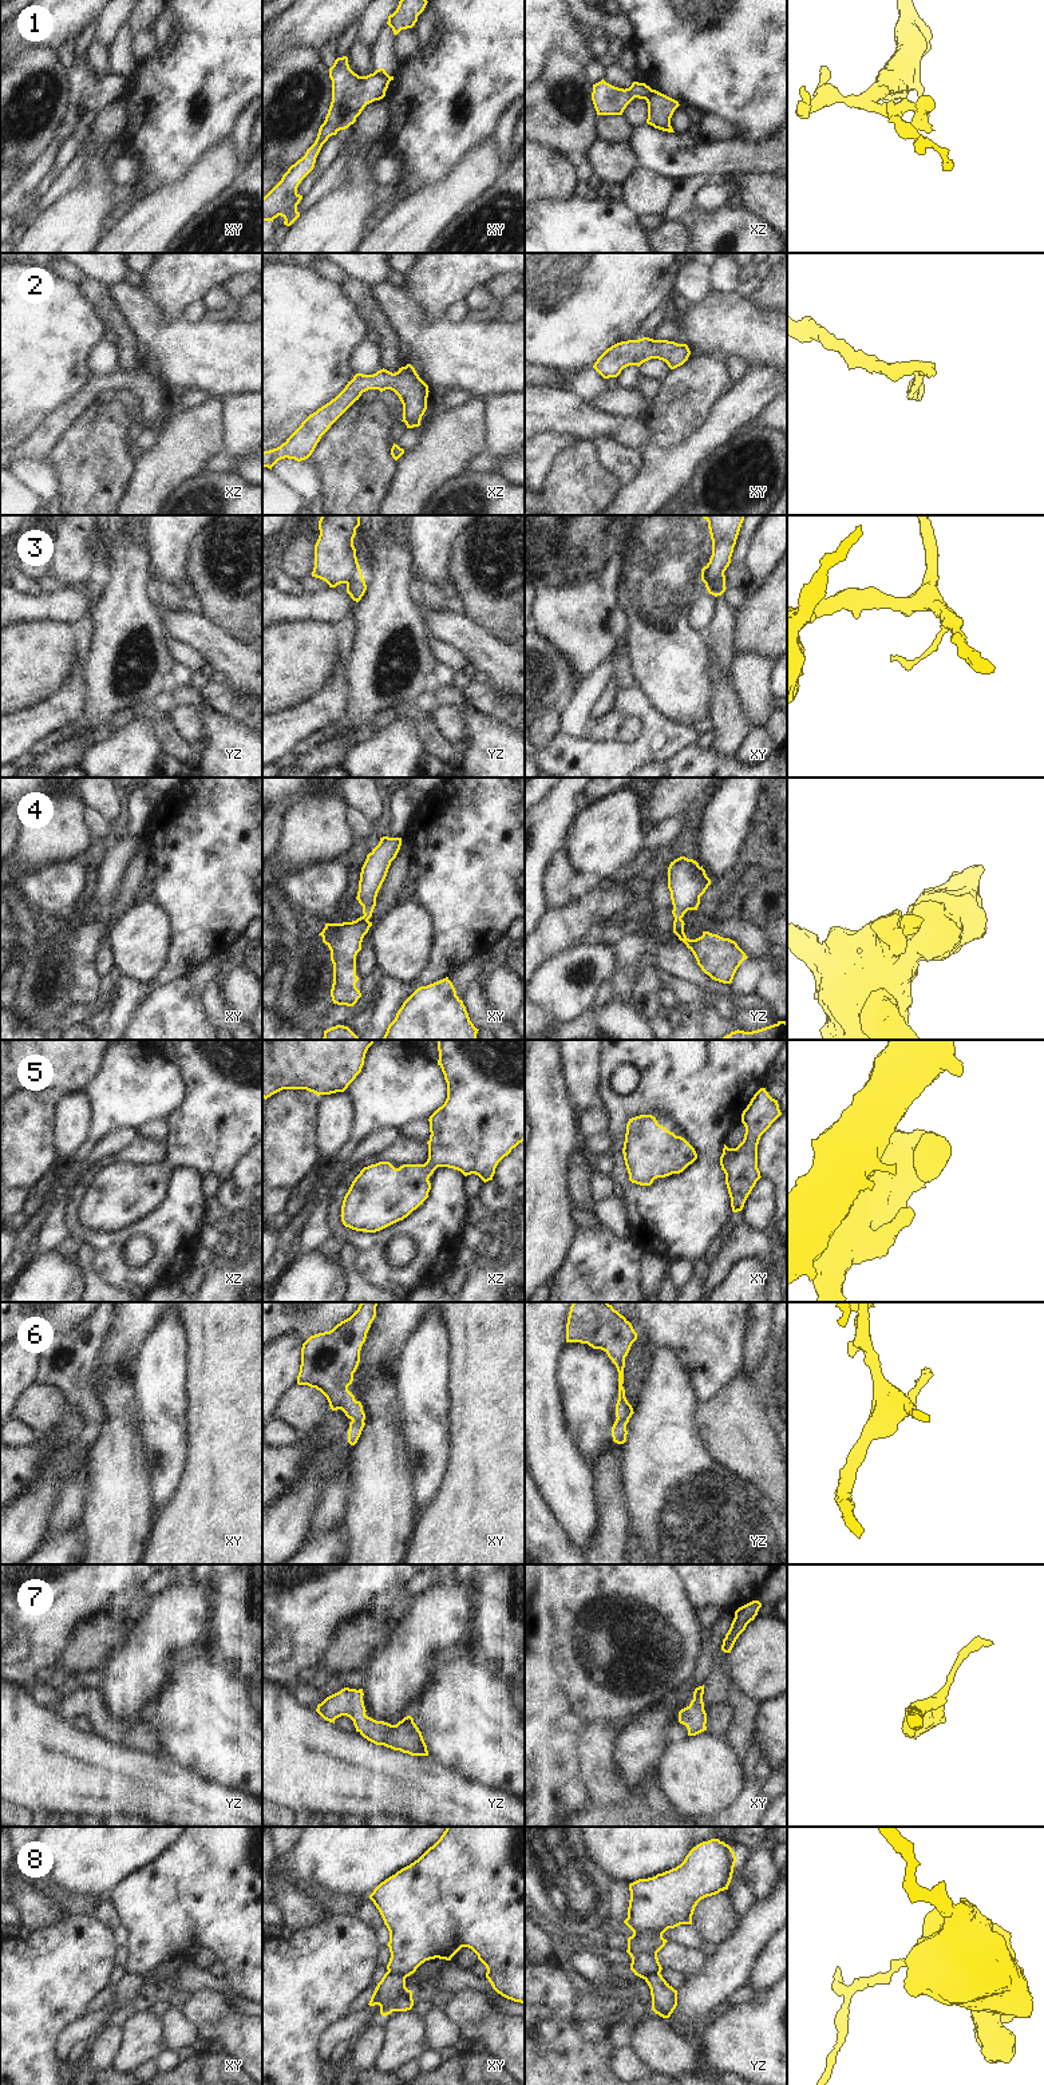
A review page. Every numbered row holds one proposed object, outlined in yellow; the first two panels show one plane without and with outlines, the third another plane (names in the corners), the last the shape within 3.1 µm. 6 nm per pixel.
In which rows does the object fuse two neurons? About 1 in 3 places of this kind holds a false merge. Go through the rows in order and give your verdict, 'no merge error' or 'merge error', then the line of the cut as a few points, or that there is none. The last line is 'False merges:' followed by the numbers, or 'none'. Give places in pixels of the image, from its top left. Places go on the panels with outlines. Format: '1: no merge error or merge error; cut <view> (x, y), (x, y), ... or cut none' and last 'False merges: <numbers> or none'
1: merge error; cut xz (653, 90), (644, 98)
2: no merge error; cut none
3: merge error; cut xy (723, 574), (706, 584)
4: no merge error; cut none
5: no merge error; cut none
6: no merge error; cut none
7: no merge error; cut none
8: merge error; cut xy (388, 1970), (404, 1978)
False merges: 1, 3, 8

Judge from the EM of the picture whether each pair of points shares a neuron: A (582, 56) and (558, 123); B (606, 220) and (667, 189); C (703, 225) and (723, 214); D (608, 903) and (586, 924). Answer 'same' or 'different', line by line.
A: different
B: different
C: same
D: same

